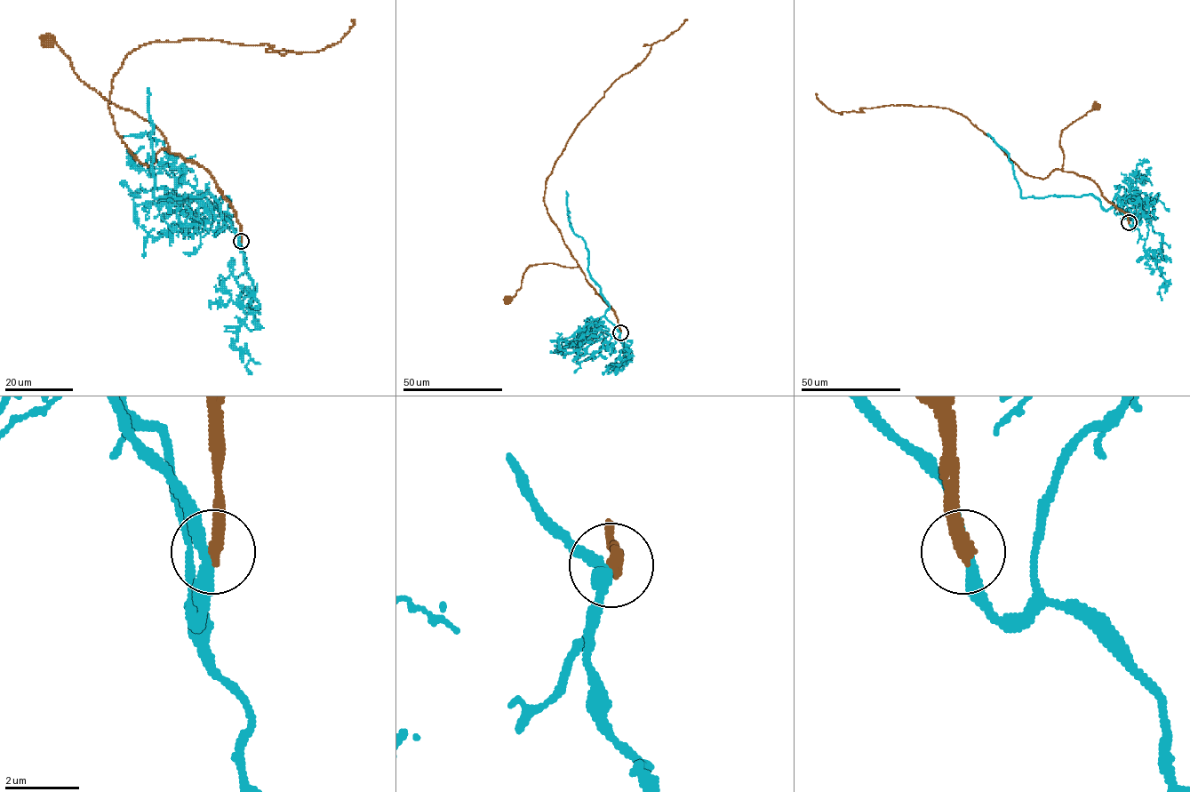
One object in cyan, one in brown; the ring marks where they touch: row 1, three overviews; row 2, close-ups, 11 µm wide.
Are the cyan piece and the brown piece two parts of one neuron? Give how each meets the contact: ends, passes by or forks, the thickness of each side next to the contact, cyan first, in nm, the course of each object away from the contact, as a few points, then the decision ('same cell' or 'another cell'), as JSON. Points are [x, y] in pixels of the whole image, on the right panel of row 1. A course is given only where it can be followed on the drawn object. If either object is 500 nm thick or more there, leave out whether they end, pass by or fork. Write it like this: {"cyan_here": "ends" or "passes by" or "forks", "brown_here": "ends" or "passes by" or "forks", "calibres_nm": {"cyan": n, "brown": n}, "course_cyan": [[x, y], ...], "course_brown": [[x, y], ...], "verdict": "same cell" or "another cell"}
{"cyan_here": "passes by", "brown_here": "ends", "calibres_nm": {"cyan": 320, "brown": 360}, "course_cyan": [[1129, 222], [1120, 210], [1115, 207], [1104, 210], [1100, 201], [1090, 195], [1022, 197], [1009, 155], [987, 133]], "course_brown": [[1129, 222], [1090, 179], [1058, 169], [1042, 179], [1026, 174], [955, 112], [892, 105], [835, 113], [818, 94]], "verdict": "another cell"}

